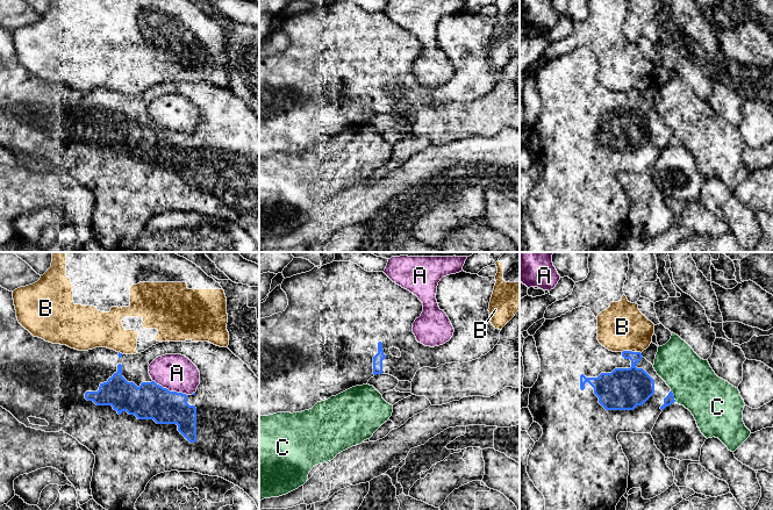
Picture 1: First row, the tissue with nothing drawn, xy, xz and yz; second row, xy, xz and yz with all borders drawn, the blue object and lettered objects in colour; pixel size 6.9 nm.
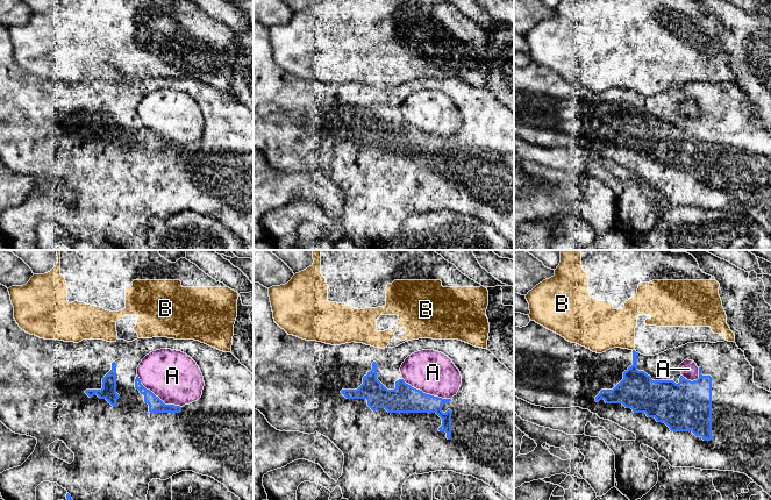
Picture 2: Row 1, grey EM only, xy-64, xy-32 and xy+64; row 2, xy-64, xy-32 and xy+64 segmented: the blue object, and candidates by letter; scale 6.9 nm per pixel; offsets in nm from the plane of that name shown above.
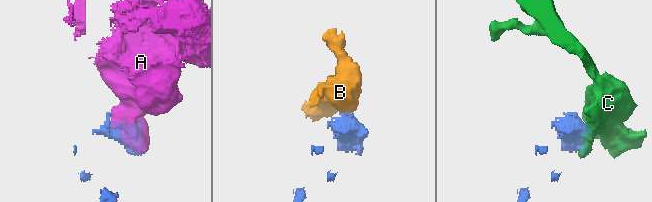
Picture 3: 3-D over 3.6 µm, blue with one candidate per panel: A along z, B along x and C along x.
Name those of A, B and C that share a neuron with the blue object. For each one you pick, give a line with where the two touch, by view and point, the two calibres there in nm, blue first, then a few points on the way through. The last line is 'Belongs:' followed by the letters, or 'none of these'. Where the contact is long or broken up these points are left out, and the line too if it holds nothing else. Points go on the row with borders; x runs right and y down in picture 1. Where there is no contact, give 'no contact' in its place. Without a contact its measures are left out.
Belongs: none of these

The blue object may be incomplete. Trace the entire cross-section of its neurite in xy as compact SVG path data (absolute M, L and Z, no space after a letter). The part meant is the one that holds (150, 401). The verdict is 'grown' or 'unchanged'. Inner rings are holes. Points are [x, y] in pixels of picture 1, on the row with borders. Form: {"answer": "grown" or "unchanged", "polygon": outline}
{"answer": "grown", "polygon": "M0 286L0 407L9 411L20 423L24 424L27 428L42 430L45 432L59 432L60 430L65 433L72 436L76 438L81 445L86 446L90 451L93 452L95 455L95 464L93 468L93 476L91 481L91 489L92 489L92 496L93 500L101 505L106 510L136 510L135 503L137 498L141 496L141 494L145 490L145 487L148 482L156 476L157 474L164 473L164 472L171 472L171 471L178 471L178 472L194 472L200 473L202 475L209 475L209 476L219 476L222 477L235 486L238 486L241 489L244 490L256 503L258 510L259 510L259 379L255 375L255 373L248 367L246 364L244 364L238 357L236 357L228 347L220 347L216 346L209 342L198 342L198 343L186 343L186 342L163 342L158 343L156 345L152 345L148 350L141 353L136 354L122 354L120 352L116 352L114 350L107 349L107 347L95 347L93 350L88 351L78 351L74 349L71 349L66 345L60 344L52 344L49 342L45 342L42 338L34 337L28 330L26 330L17 321L16 317L16 310L14 306L13 300L13 292L9 292ZM165 354L181 354L188 358L199 369L200 372L200 385L196 388L196 392L192 395L186 395L182 393L177 392L170 392L166 388L163 388L162 386L157 385L149 374L149 366L150 364L158 357L165 355ZM29 417L36 417L41 419L45 419L49 425L48 426L40 426L40 425L33 425L29 422Z"}

